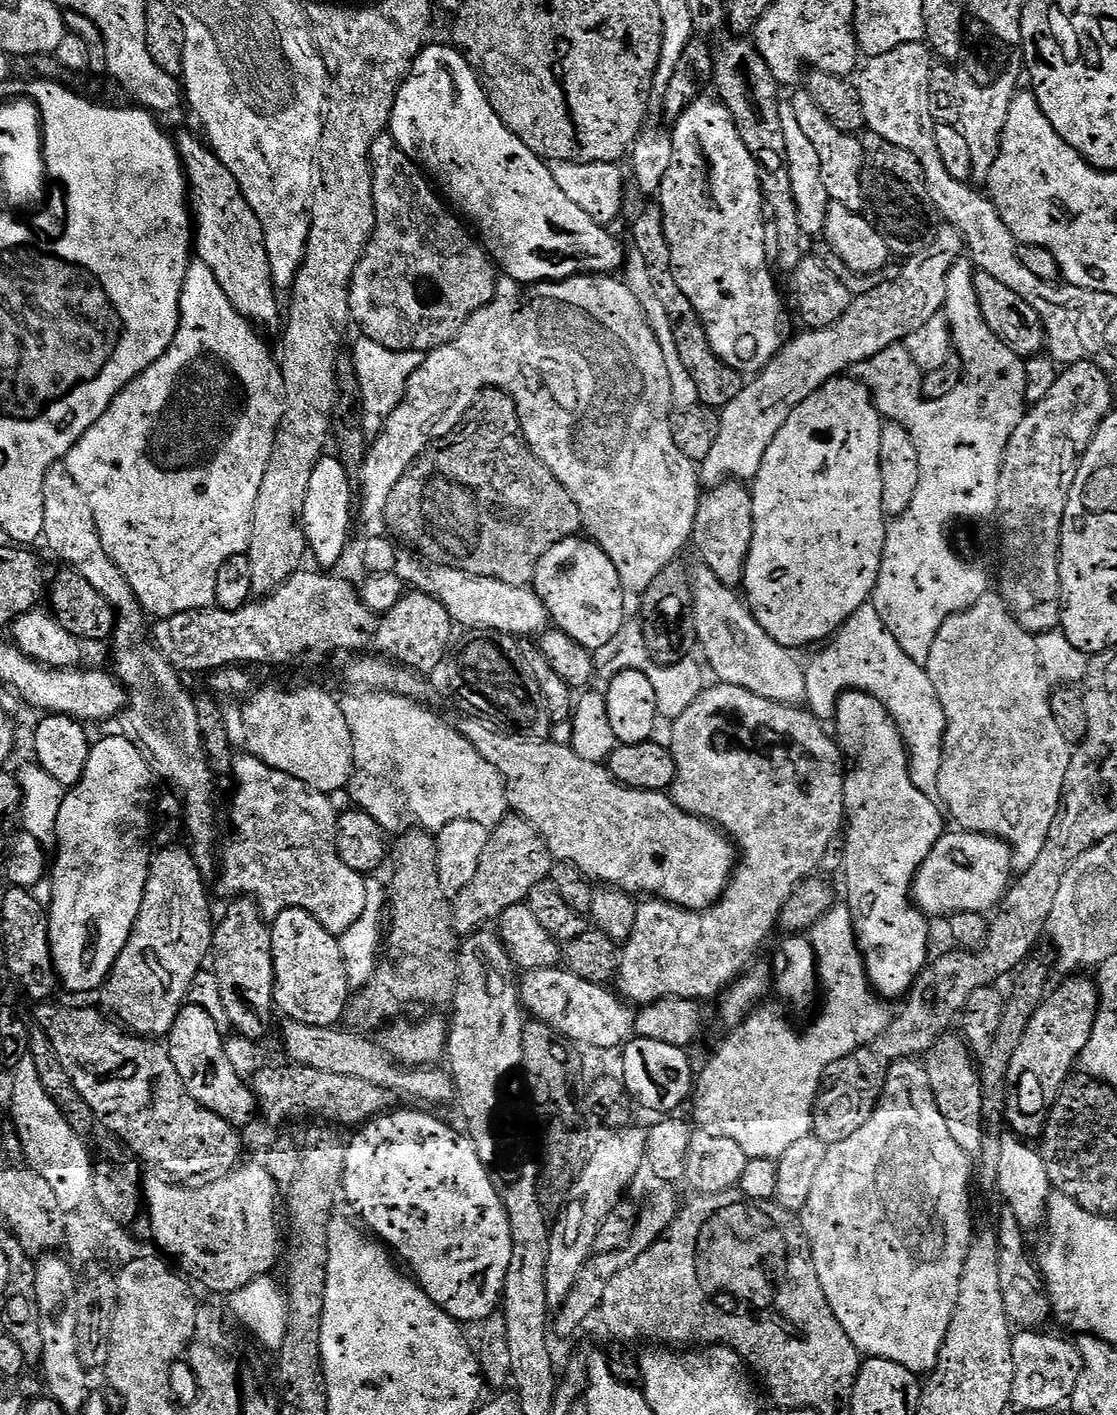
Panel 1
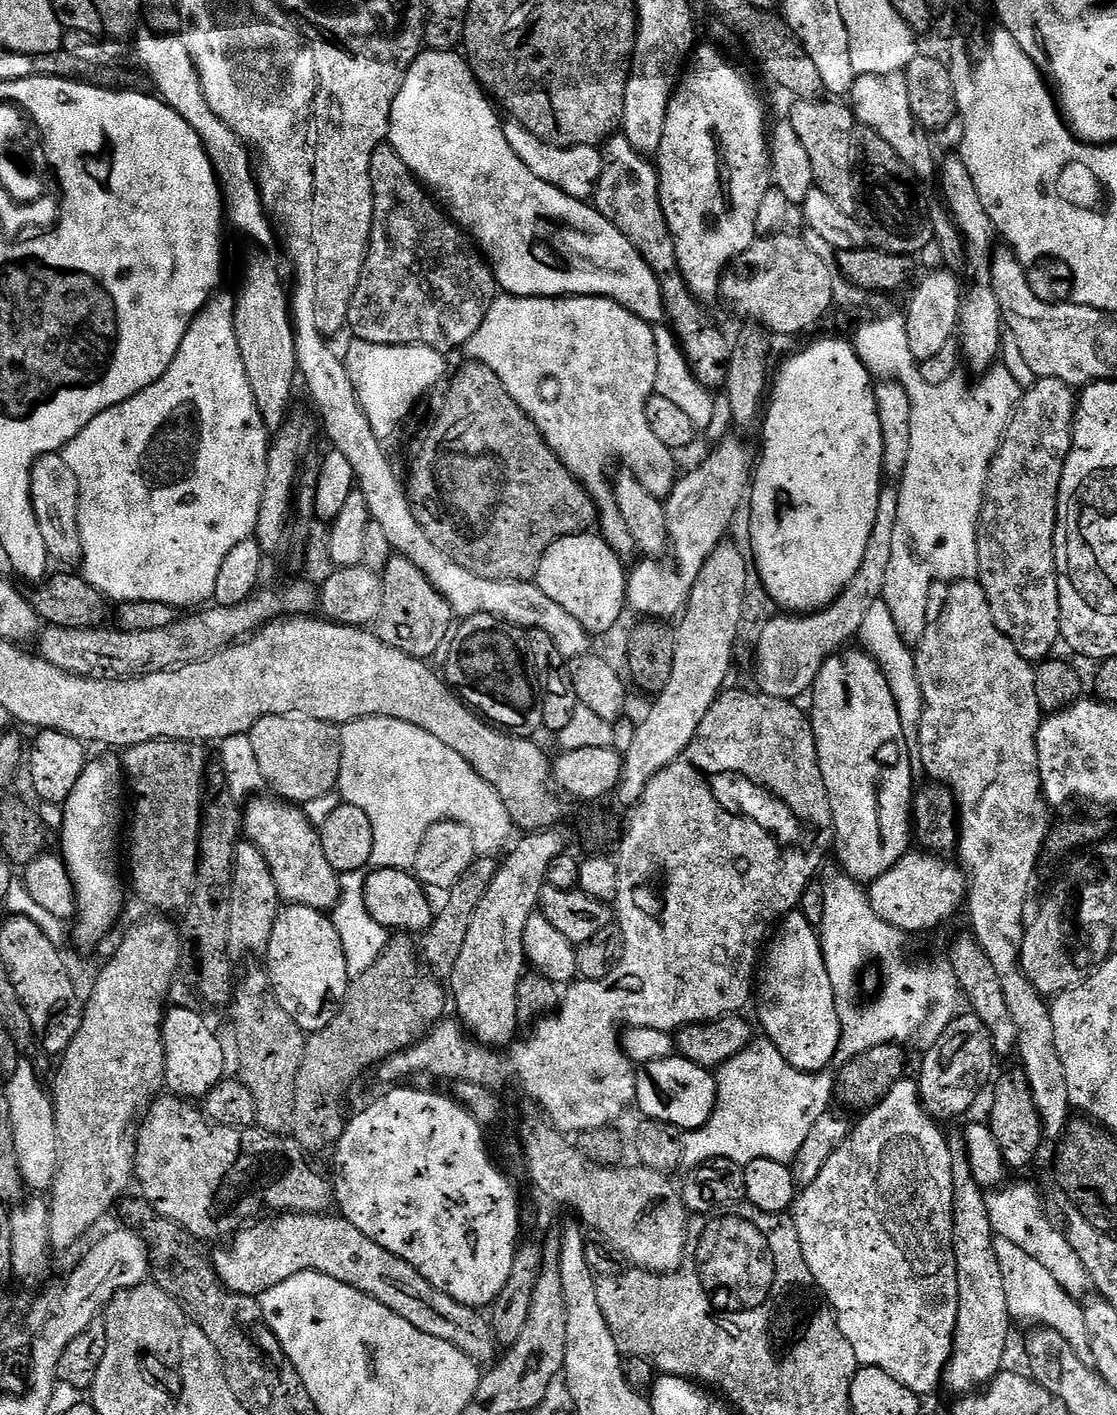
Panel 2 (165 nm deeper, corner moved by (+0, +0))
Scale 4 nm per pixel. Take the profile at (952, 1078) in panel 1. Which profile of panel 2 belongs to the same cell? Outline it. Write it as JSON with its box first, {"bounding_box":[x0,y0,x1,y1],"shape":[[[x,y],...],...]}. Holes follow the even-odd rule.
{"bounding_box":[943,1135,1010,1394],"shape":[[[949,1135],[948,1149],[952,1155],[954,1182],[952,1237],[958,1274],[958,1322],[956,1338],[952,1341],[952,1356],[948,1359],[943,1383],[964,1394],[972,1390],[975,1384],[991,1385],[1005,1367],[1004,1351],[1008,1348],[1010,1315],[1002,1269],[998,1254],[995,1253],[997,1237],[992,1231],[990,1214],[986,1210],[985,1189],[981,1188],[980,1183],[972,1176],[963,1135]]]}

